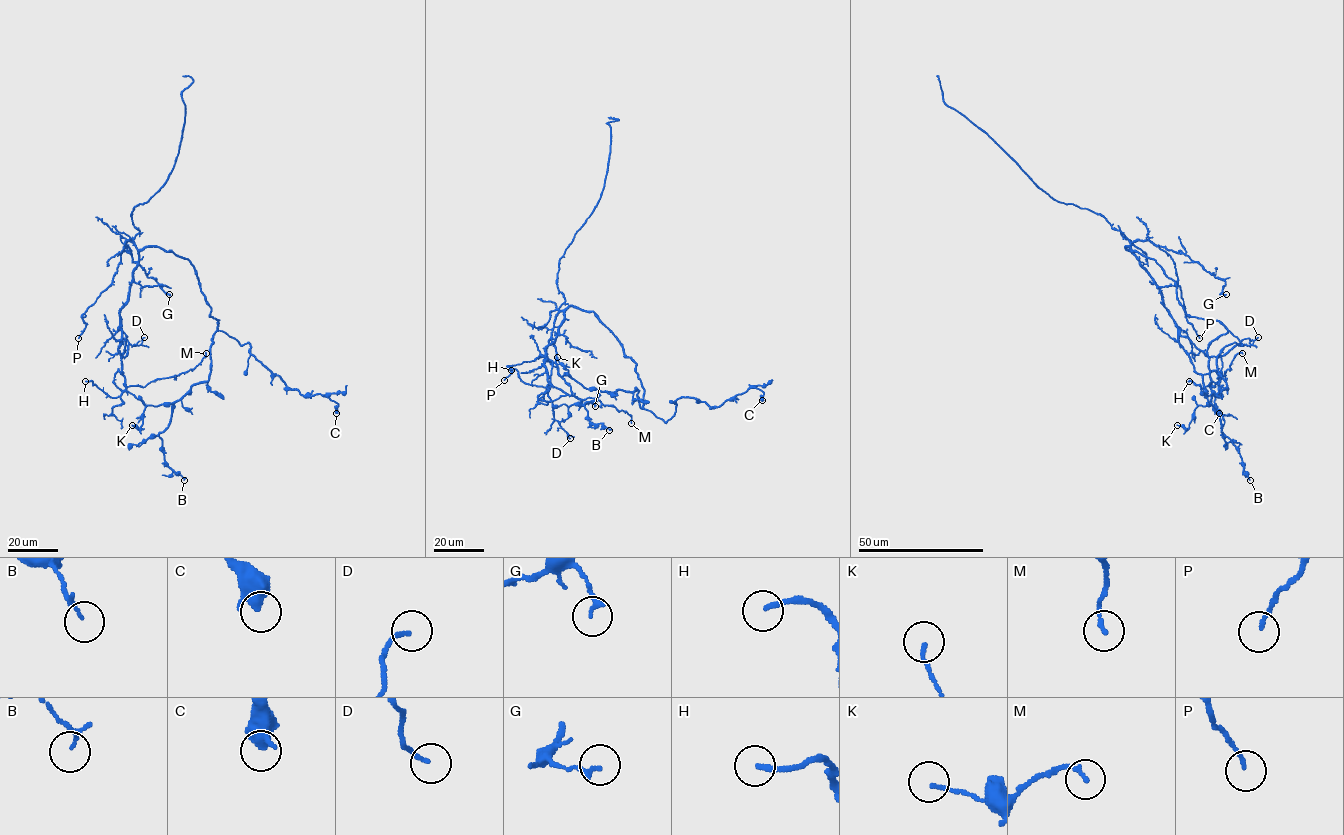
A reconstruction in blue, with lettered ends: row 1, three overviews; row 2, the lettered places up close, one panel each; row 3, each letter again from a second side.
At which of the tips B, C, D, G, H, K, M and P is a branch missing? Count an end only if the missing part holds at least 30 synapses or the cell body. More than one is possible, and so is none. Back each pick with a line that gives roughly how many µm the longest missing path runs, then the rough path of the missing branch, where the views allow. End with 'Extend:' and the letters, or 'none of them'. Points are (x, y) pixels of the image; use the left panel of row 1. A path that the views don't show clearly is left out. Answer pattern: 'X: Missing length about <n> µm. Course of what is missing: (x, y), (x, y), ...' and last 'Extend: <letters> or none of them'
Extend: none of them

